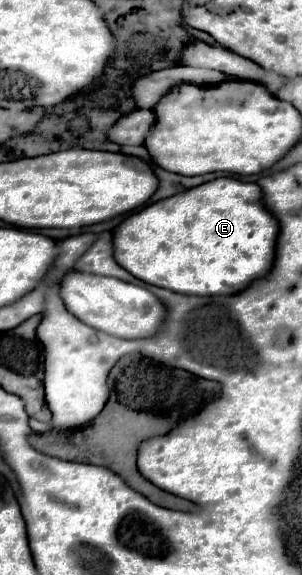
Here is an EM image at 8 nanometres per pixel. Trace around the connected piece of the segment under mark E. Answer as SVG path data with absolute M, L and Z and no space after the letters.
M215 178L177 196L145 206L137 214L125 218L113 230L115 260L145 284L167 288L193 296L231 296L247 290L255 280L265 278L273 270L275 240L279 238L279 222L267 212L263 192L257 184L235 178Z

